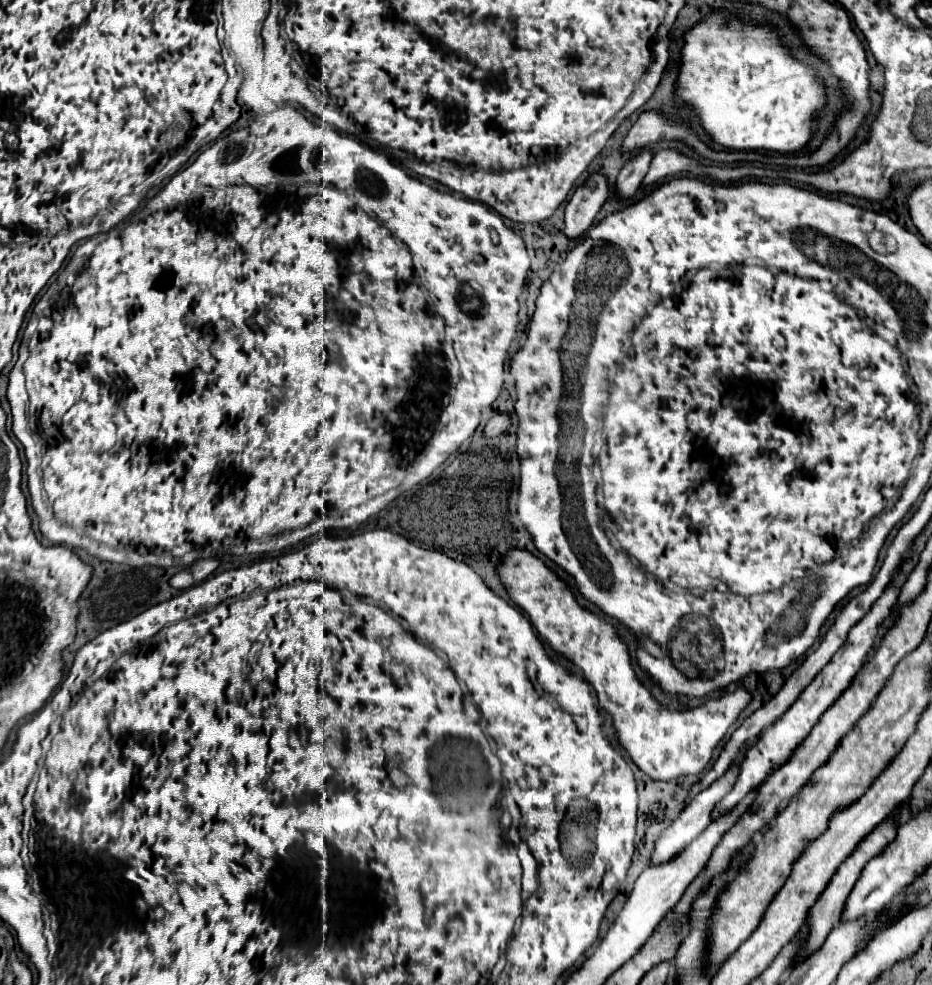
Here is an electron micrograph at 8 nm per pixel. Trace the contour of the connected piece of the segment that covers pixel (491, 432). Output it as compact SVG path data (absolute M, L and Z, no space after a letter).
M494 414L494 416L488 420L488 424L484 426L484 434L486 434L488 438L496 438L496 436L500 436L508 426L510 426L510 416L508 416L508 414Z

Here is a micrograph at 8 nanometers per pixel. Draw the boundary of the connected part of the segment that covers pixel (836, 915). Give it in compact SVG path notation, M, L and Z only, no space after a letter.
M888 816L886 824L880 824L878 828L874 828L874 836L866 836L866 840L862 840L862 844L858 844L858 848L854 850L854 854L850 854L842 862L842 868L838 868L836 876L830 878L830 884L826 886L826 890L822 892L822 896L818 896L818 900L814 902L814 908L810 908L810 912L806 916L806 920L810 920L810 940L806 940L806 948L802 948L802 956L810 956L810 952L816 952L826 942L826 936L830 934L830 930L834 928L834 924L840 922L840 912L844 908L844 902L846 902L852 886L860 878L862 868L866 866L868 860L872 860L874 856L878 856L878 852L882 852L882 848L886 848L886 844L890 844L890 840L894 840L894 836L898 832L898 826L900 824L898 824L896 816Z

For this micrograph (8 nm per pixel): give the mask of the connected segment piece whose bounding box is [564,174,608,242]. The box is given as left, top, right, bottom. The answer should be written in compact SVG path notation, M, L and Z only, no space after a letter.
M600 174L590 176L582 186L576 188L572 200L566 206L566 228L564 234L568 240L576 242L594 222L600 206L608 198L606 178Z

